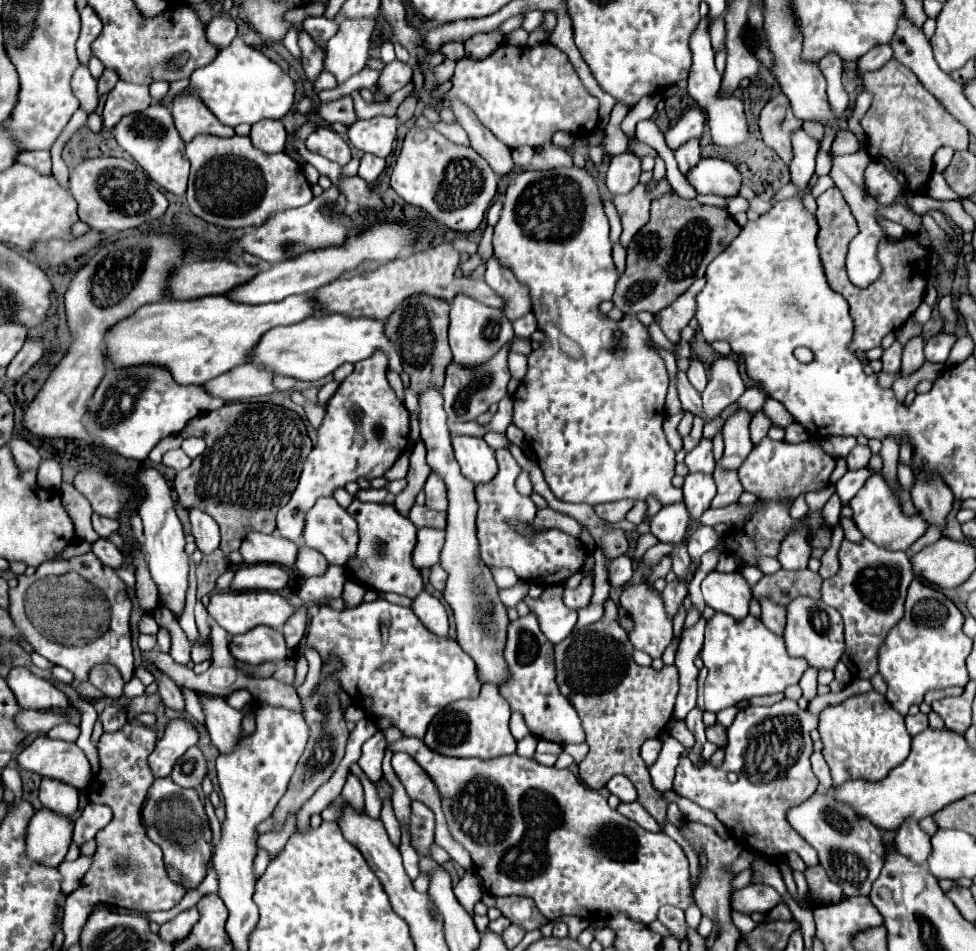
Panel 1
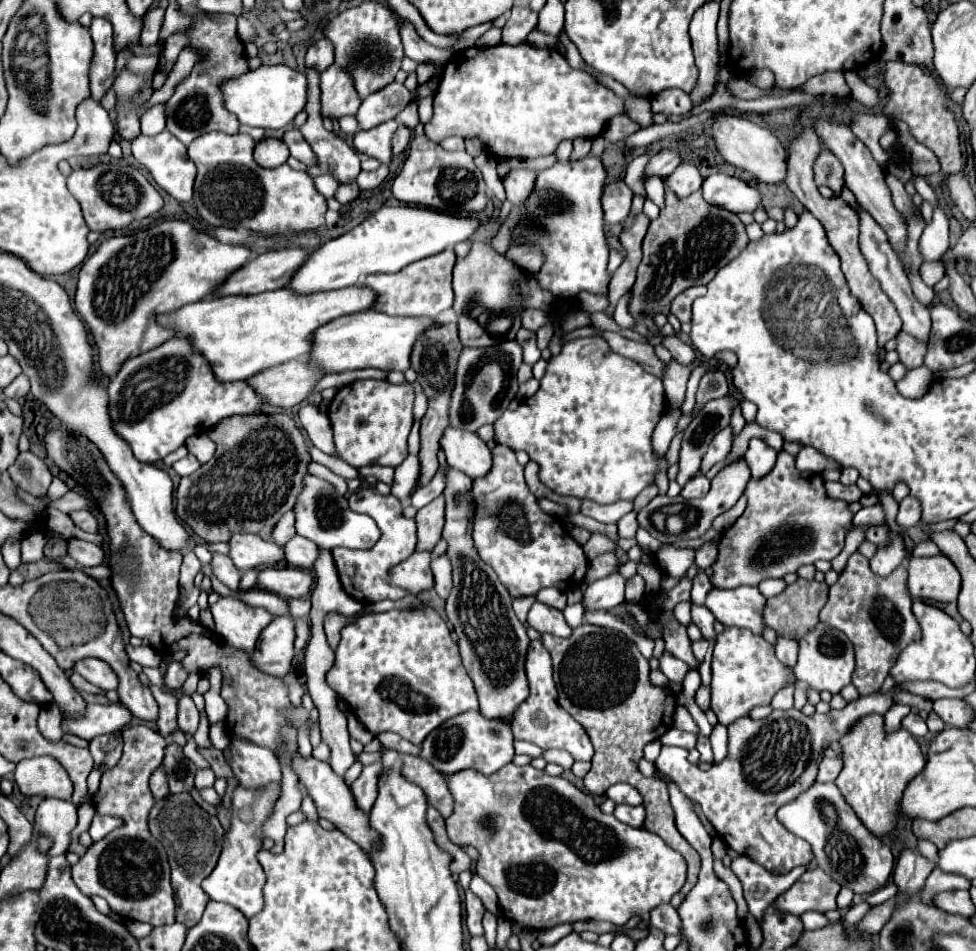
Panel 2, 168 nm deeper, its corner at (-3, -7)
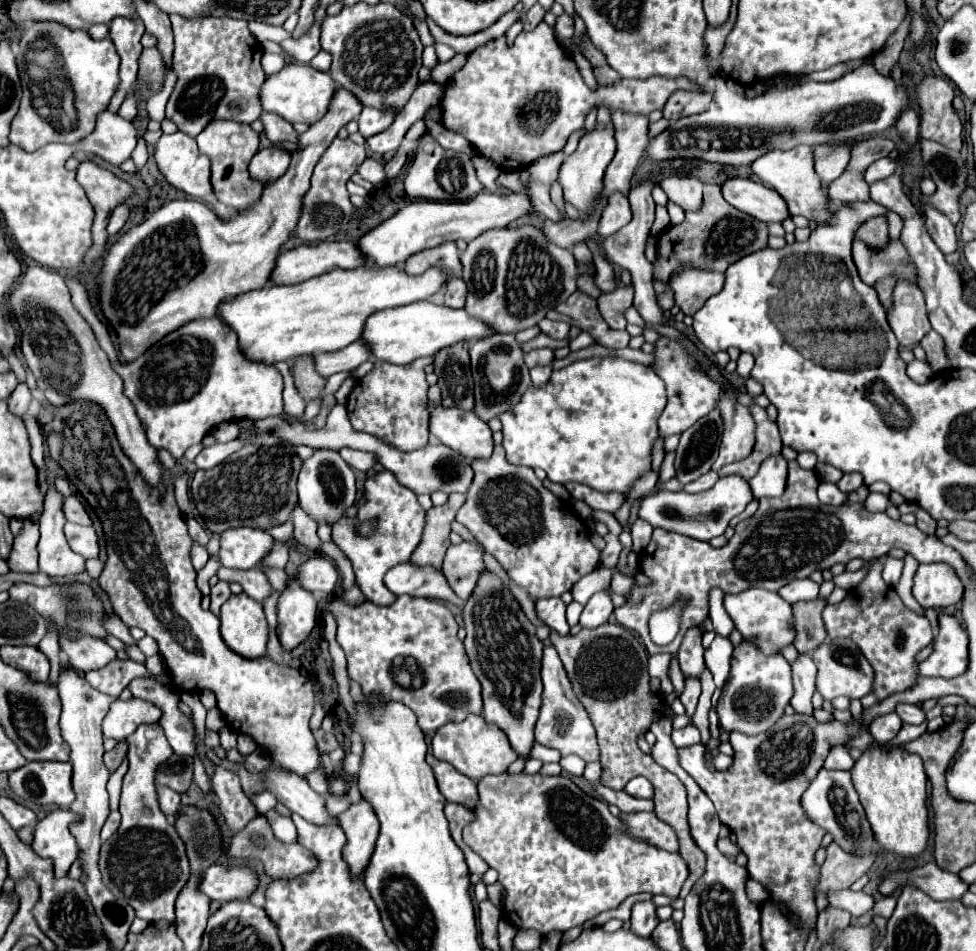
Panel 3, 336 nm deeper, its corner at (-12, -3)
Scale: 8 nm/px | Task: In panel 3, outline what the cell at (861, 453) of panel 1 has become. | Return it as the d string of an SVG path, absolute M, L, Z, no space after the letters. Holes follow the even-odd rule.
M850 472L850 474L844 474L842 480L838 482L838 488L844 490L844 492L854 492L856 488L862 486L862 474L860 472Z

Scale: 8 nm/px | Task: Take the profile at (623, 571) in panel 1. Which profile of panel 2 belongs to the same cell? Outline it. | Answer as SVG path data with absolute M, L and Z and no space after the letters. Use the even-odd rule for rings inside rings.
M615 572L611 576L601 578L587 586L587 590L583 594L583 608L585 608L585 612L611 610L625 600L623 592L625 592L625 580L619 572Z

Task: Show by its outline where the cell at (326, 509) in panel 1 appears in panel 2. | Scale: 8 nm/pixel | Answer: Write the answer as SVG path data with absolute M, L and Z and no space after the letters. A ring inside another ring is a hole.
M307 474L303 478L303 490L293 506L295 512L295 528L297 534L313 540L317 546L323 546L327 550L335 546L343 548L353 548L353 550L367 550L373 548L379 540L379 528L375 520L367 514L355 514L347 506L347 498L339 496L335 492L335 486L329 484L327 480L321 480L313 474Z

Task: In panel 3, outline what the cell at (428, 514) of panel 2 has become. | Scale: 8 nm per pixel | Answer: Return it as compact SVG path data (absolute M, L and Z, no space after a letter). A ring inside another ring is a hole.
M450 494L448 502L442 506L432 506L426 516L426 528L420 546L414 550L410 562L414 564L432 564L434 568L440 568L446 550L450 546L450 524L458 512L458 508L464 504L466 494Z

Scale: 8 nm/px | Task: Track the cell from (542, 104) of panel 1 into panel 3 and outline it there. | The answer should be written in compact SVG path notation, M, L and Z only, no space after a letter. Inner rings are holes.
M542 22L532 32L520 32L514 42L506 42L506 38L496 38L486 42L484 46L476 48L468 54L466 64L446 82L446 94L442 100L442 124L462 134L472 148L498 164L502 170L520 170L526 168L532 160L540 156L548 156L554 152L560 152L568 140L568 136L576 130L580 130L586 122L586 116L592 112L592 108L606 106L610 112L626 112L626 114L642 114L648 116L652 110L662 110L668 96L674 90L708 90L710 86L696 86L690 80L684 78L648 78L648 80L626 80L620 78L612 86L598 86L596 90L590 90L580 74L580 68L576 62L568 56L566 48L556 40L554 30ZM540 116L552 116L550 124L540 132L538 118Z

